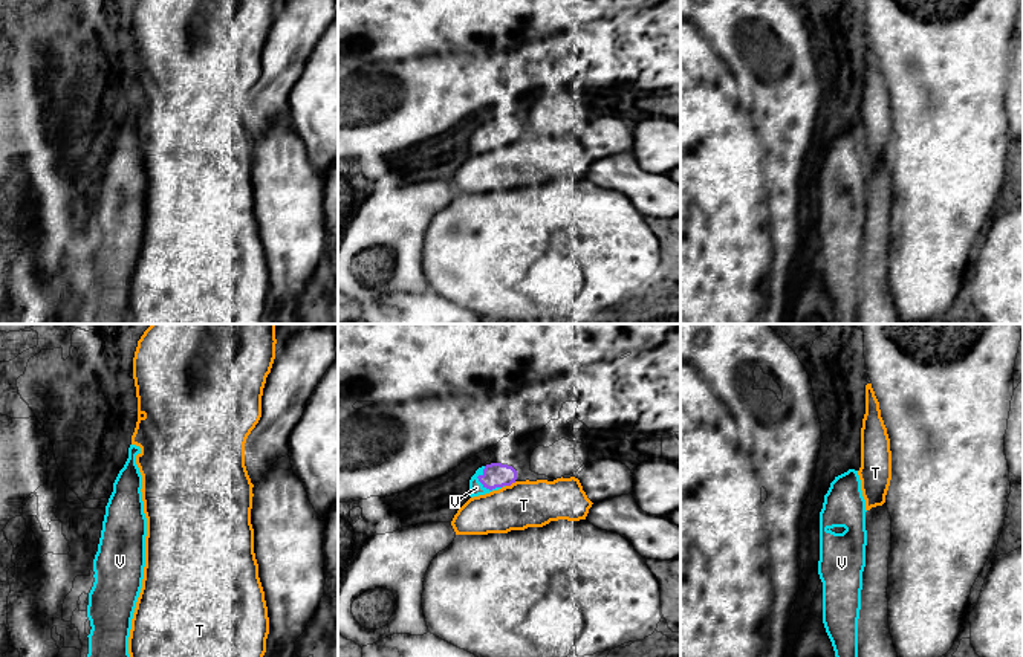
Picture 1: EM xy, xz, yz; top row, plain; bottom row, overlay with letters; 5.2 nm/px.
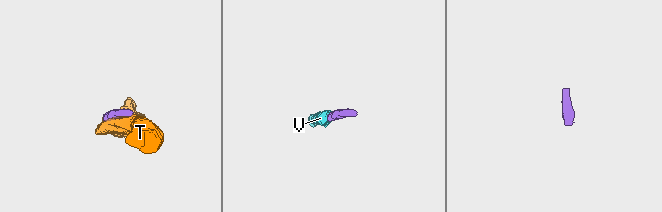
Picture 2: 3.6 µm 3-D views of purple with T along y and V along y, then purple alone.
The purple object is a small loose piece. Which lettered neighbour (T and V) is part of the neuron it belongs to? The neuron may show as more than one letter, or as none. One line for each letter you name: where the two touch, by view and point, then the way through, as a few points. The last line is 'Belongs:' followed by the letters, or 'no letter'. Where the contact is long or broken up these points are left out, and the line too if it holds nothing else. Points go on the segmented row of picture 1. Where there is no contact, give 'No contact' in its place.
V: Touches purple at xz (490, 489). Path across: xz (494, 475), (490, 480), (490, 489), (476, 488)
Belongs: V

